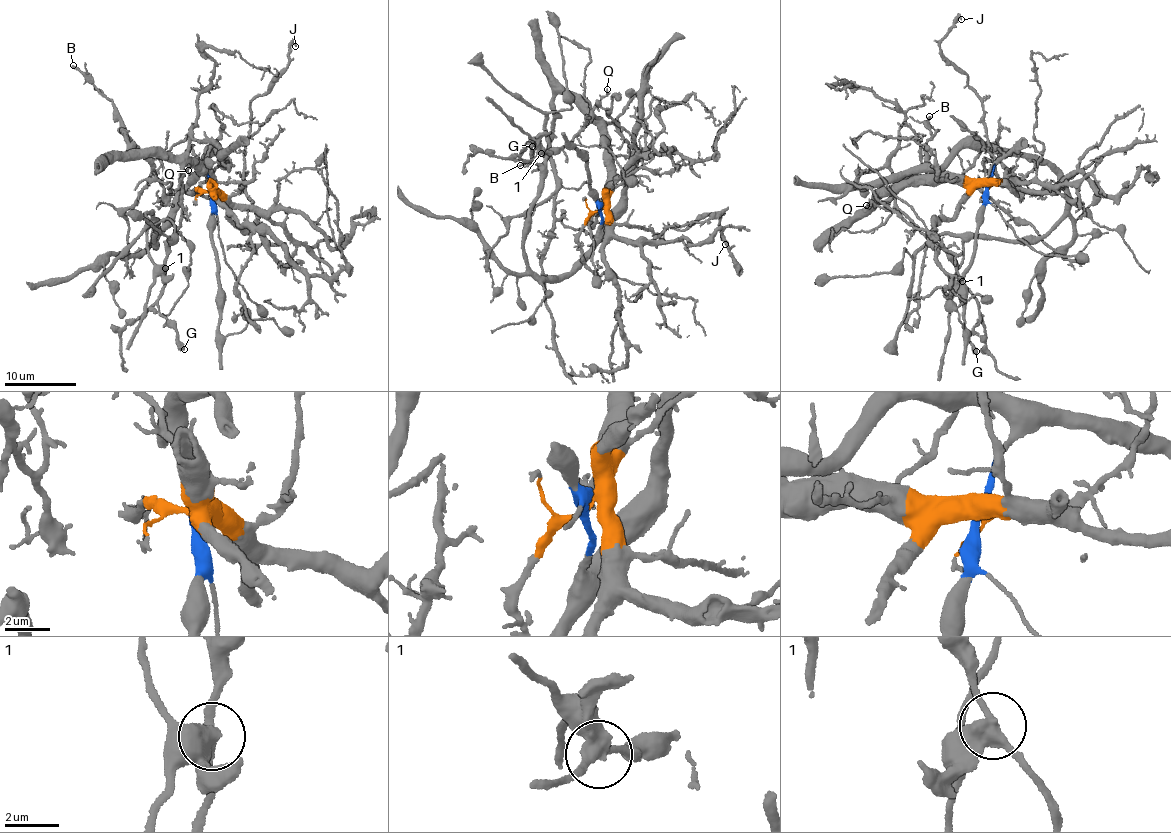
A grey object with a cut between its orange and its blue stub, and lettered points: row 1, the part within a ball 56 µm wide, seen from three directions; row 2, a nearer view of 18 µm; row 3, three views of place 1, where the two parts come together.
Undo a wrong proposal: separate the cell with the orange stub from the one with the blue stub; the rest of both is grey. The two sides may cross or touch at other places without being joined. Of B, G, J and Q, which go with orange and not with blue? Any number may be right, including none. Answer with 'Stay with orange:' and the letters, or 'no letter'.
Stay with orange: B, G, J, Q

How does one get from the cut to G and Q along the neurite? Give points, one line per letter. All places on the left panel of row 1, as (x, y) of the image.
G: (210, 192), (213, 187), (202, 172), (189, 163), (182, 168), (183, 211), (158, 303), (159, 314), (184, 349)
Q: (210, 192), (213, 187), (189, 163), (182, 168), (181, 179), (188, 171)

